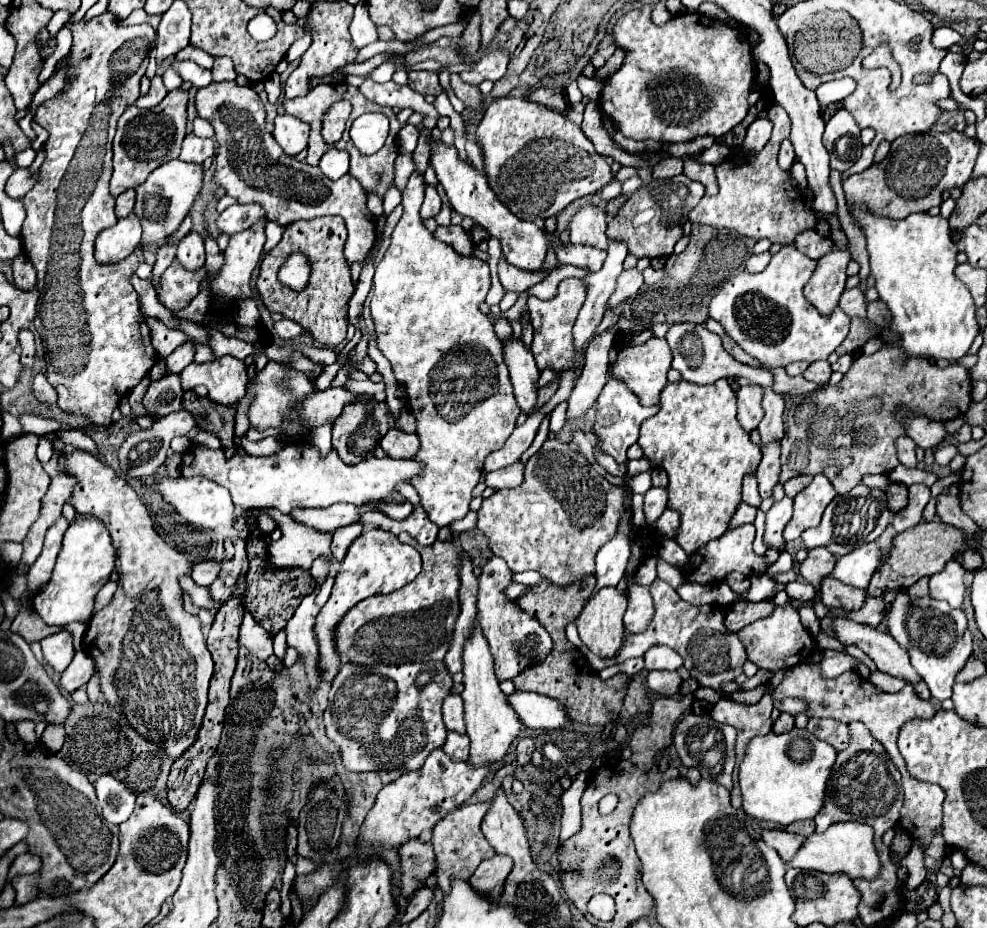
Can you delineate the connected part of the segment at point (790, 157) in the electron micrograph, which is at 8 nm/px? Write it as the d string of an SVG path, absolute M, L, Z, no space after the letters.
M786 138L780 146L780 156L778 156L778 164L782 170L790 170L790 166L794 164L794 150L792 150L792 142Z

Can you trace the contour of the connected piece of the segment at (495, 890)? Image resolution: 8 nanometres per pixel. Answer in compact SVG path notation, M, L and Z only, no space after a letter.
M496 854L494 858L480 862L480 866L470 876L468 882L478 894L488 896L488 900L494 904L494 902L498 902L498 898L502 894L502 886L504 886L504 880L510 870L512 870L512 858Z

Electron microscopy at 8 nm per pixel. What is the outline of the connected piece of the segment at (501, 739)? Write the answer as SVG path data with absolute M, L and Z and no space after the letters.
M474 626L466 646L464 646L464 710L466 710L466 732L472 740L470 744L470 762L474 766L482 766L484 762L502 760L520 732L526 730L526 726L516 718L516 712L512 706L508 706L508 696L500 690L500 682L496 680L494 668L492 668L492 654L488 648L486 638L482 636L480 626Z

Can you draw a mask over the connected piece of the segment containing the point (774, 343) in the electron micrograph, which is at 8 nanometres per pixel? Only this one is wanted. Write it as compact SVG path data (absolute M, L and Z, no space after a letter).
M794 244L782 246L764 272L748 274L744 270L718 286L708 304L708 314L718 320L728 336L738 342L746 354L756 358L760 366L776 368L796 360L826 360L848 336L850 318L840 308L830 316L822 316L804 298L802 288L812 278L814 268L816 260L800 254Z

